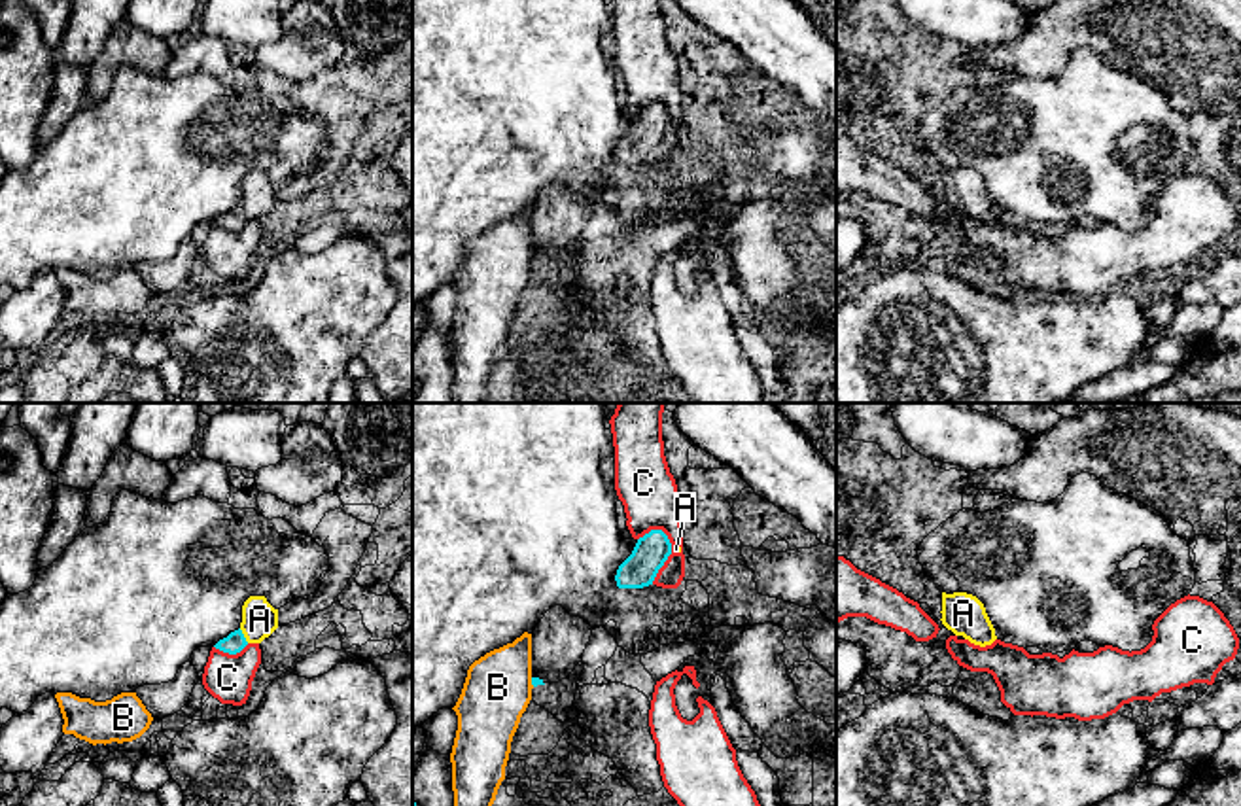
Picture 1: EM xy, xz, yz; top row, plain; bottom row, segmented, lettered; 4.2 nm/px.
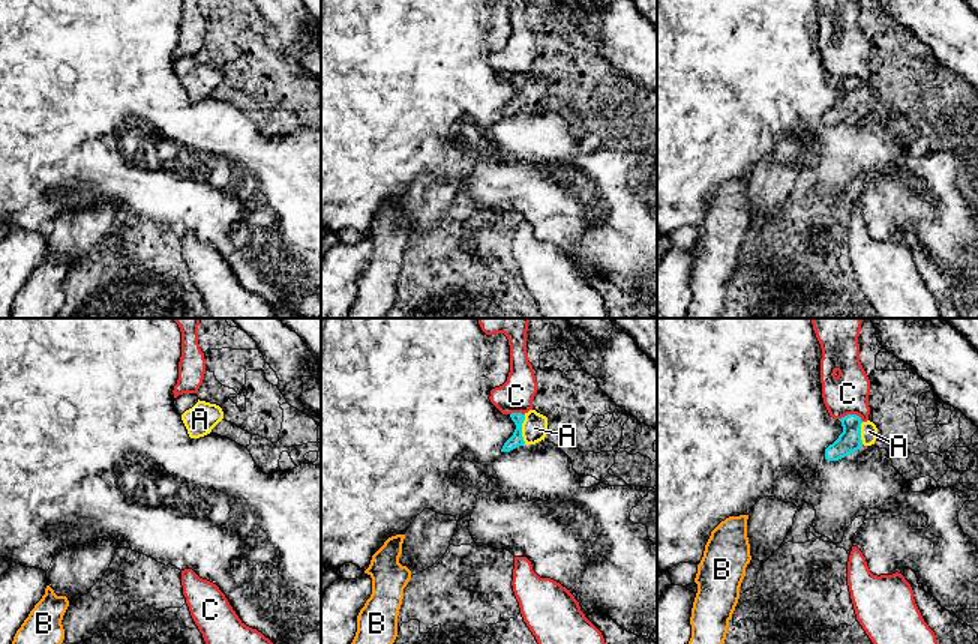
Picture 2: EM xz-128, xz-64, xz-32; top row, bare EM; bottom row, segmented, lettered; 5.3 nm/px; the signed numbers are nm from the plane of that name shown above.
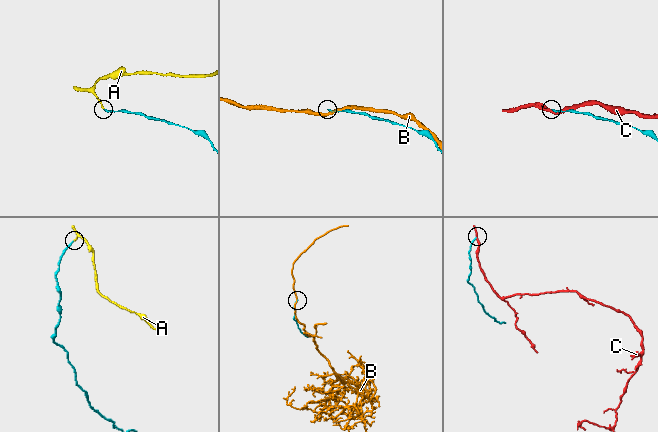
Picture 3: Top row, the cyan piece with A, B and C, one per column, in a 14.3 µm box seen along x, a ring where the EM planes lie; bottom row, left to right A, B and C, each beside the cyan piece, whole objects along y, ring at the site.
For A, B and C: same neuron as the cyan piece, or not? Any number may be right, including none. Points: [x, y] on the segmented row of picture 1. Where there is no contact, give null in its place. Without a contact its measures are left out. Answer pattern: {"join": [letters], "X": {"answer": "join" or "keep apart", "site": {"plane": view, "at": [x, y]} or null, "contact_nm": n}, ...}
{"join": ["A"], "A": {"answer": "join", "site": {"plane": "xy", "at": [243, 636]}, "contact_nm": 80}, "B": {"answer": "keep apart", "site": {"plane": "xz", "at": [532, 682]}, "contact_nm": 40}, "C": {"answer": "keep apart", "site": {"plane": "xz", "at": [668, 555]}, "contact_nm": 240}}

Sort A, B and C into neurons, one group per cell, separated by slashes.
A / B / C

